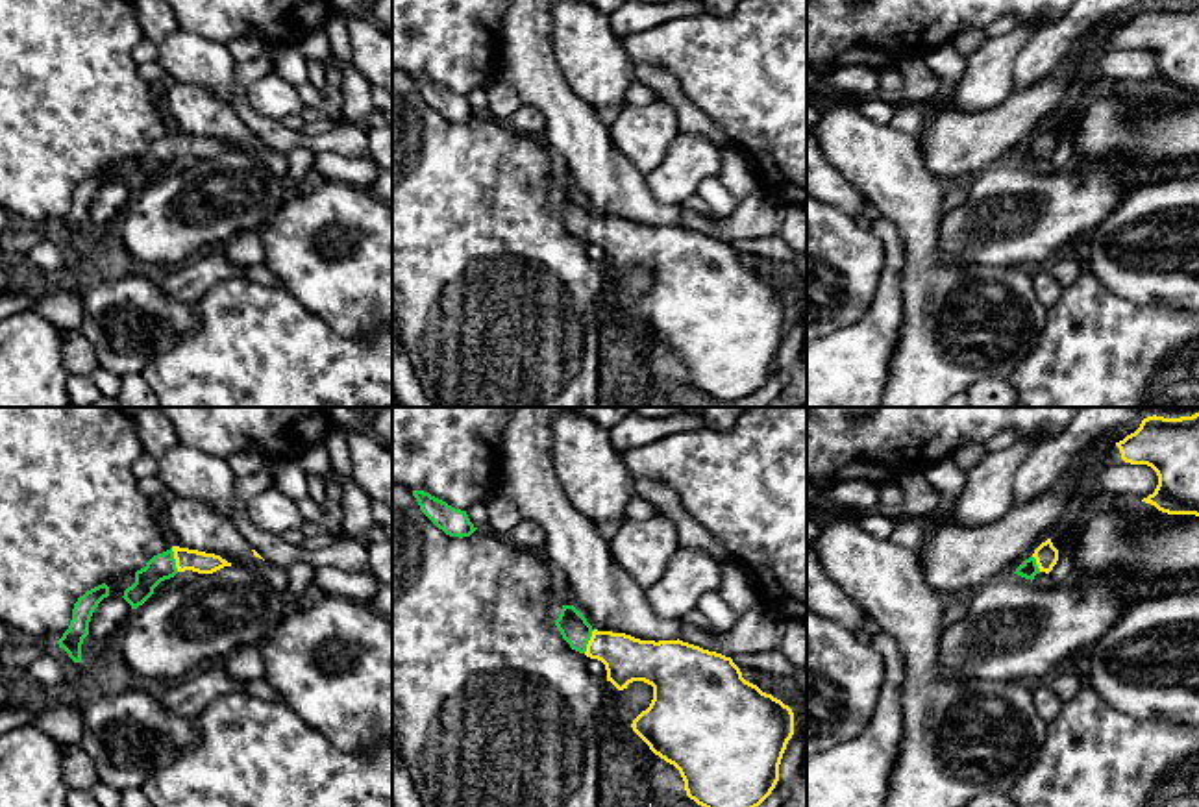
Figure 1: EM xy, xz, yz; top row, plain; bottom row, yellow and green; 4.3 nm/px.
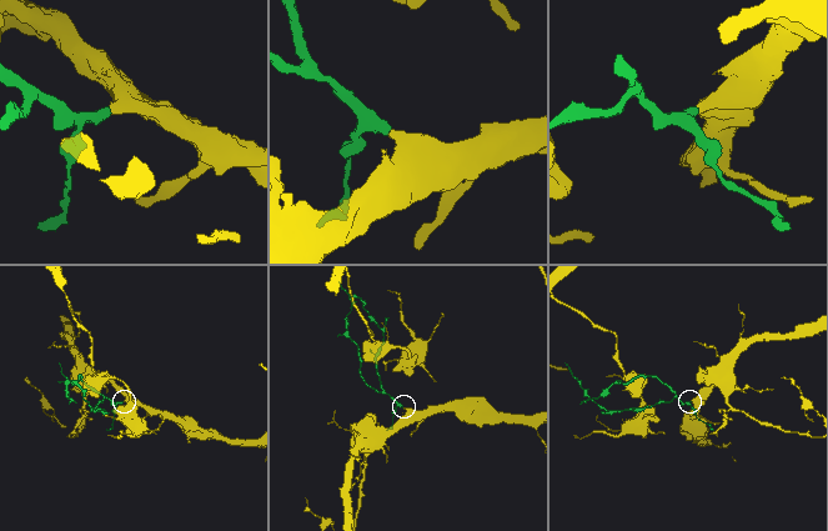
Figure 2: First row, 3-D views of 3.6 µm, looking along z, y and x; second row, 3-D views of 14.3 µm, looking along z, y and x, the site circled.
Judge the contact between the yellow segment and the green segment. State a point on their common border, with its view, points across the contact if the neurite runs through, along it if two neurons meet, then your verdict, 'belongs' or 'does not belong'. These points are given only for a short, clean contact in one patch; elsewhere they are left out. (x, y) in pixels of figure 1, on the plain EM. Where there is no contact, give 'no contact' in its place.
xy (176, 145) | across xy (185, 145), (176, 145), (161, 152) | belongs

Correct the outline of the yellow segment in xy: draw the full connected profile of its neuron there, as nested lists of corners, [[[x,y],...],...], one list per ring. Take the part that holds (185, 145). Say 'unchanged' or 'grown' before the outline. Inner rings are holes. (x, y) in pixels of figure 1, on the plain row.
grown; [[[172,131],[154,141],[144,154],[135,157],[135,168],[124,176],[122,183],[131,194],[137,194],[154,180],[161,167],[174,163],[178,157],[213,159],[224,152],[231,152],[231,148],[220,141]]]

